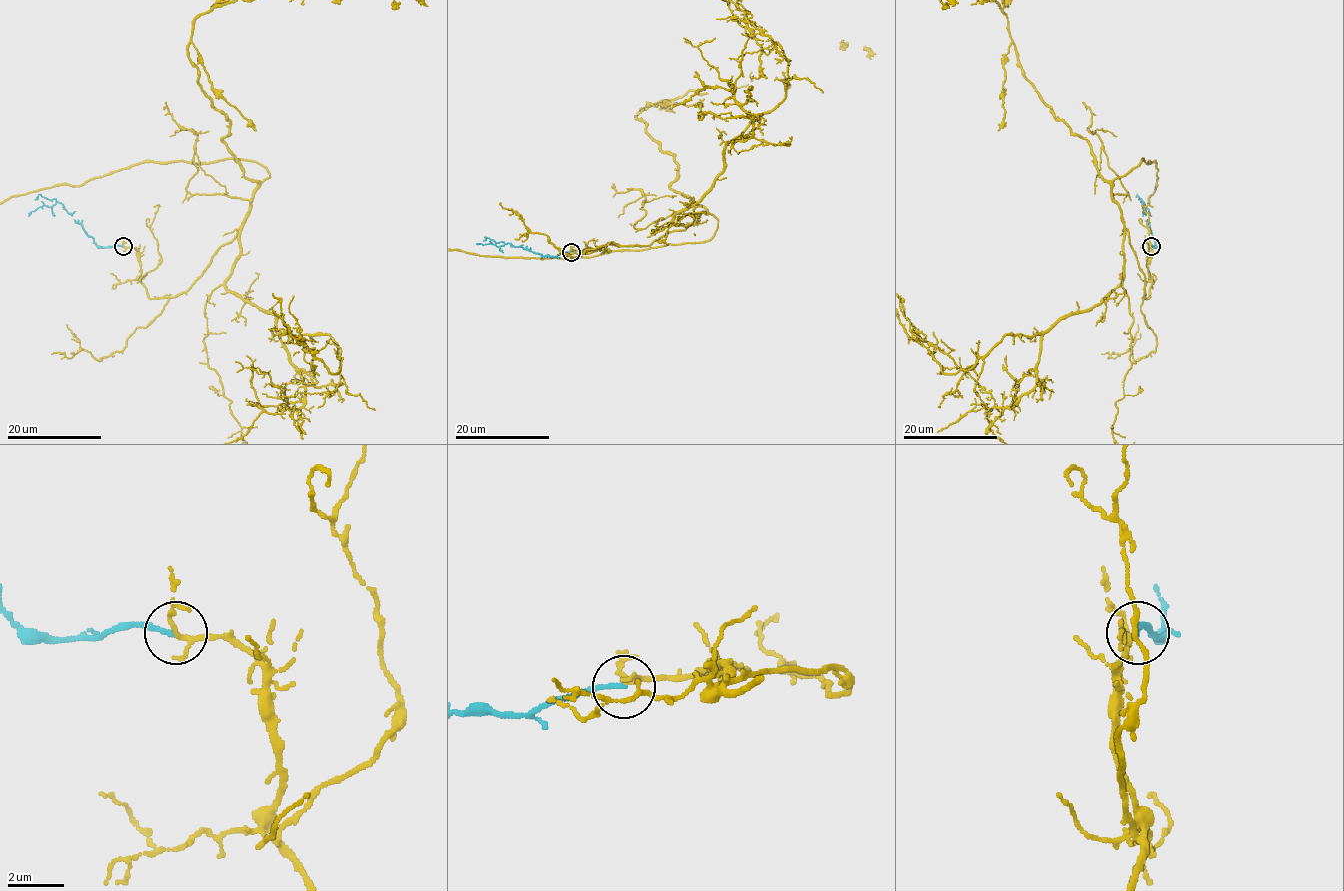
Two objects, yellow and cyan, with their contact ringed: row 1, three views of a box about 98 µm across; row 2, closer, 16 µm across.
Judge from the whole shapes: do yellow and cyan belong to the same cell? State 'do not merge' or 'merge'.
merge

